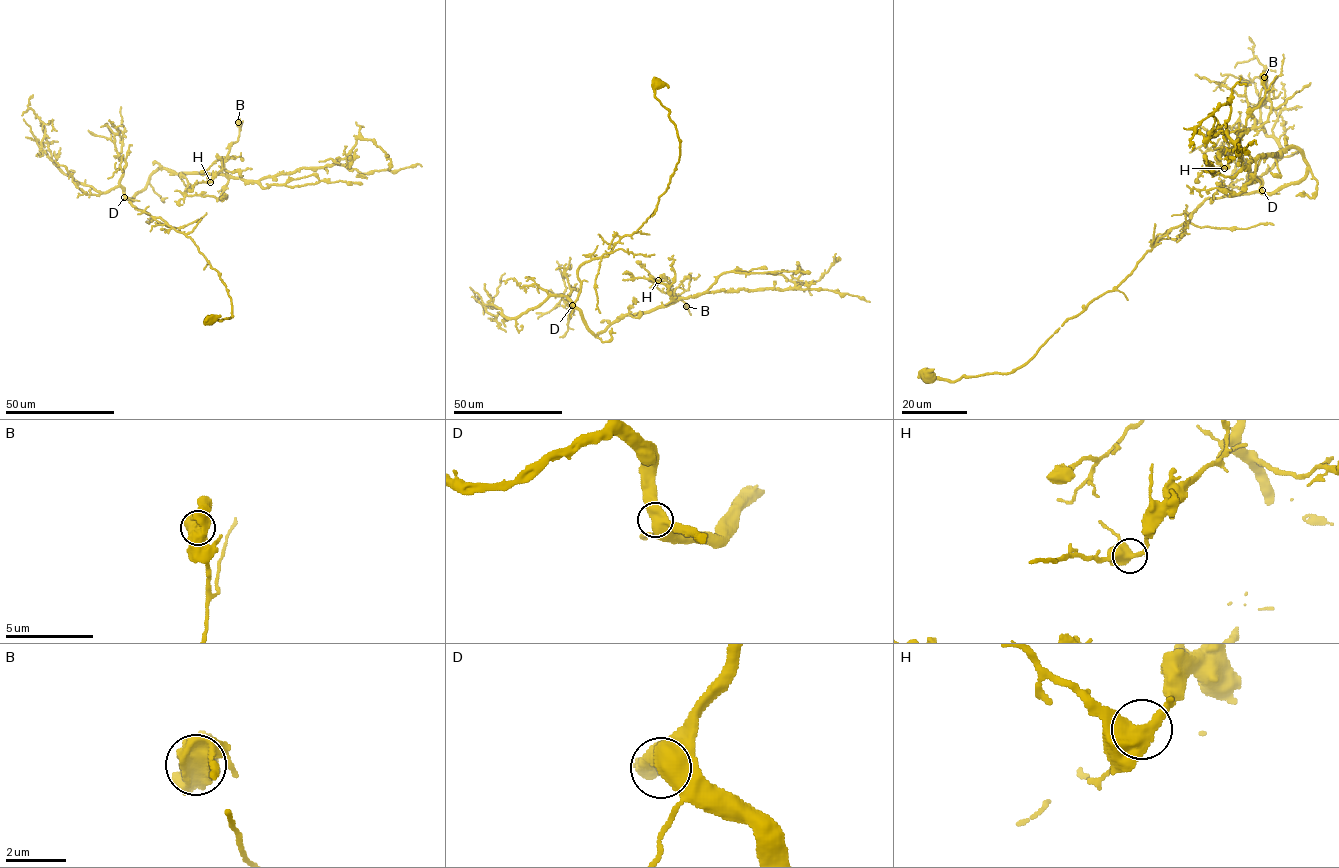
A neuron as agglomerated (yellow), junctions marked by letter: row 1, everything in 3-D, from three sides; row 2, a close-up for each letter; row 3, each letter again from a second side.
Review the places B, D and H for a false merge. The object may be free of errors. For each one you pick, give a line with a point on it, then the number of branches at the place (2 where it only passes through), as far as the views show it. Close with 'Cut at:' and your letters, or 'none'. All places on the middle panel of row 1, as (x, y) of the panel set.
Cut at: none

